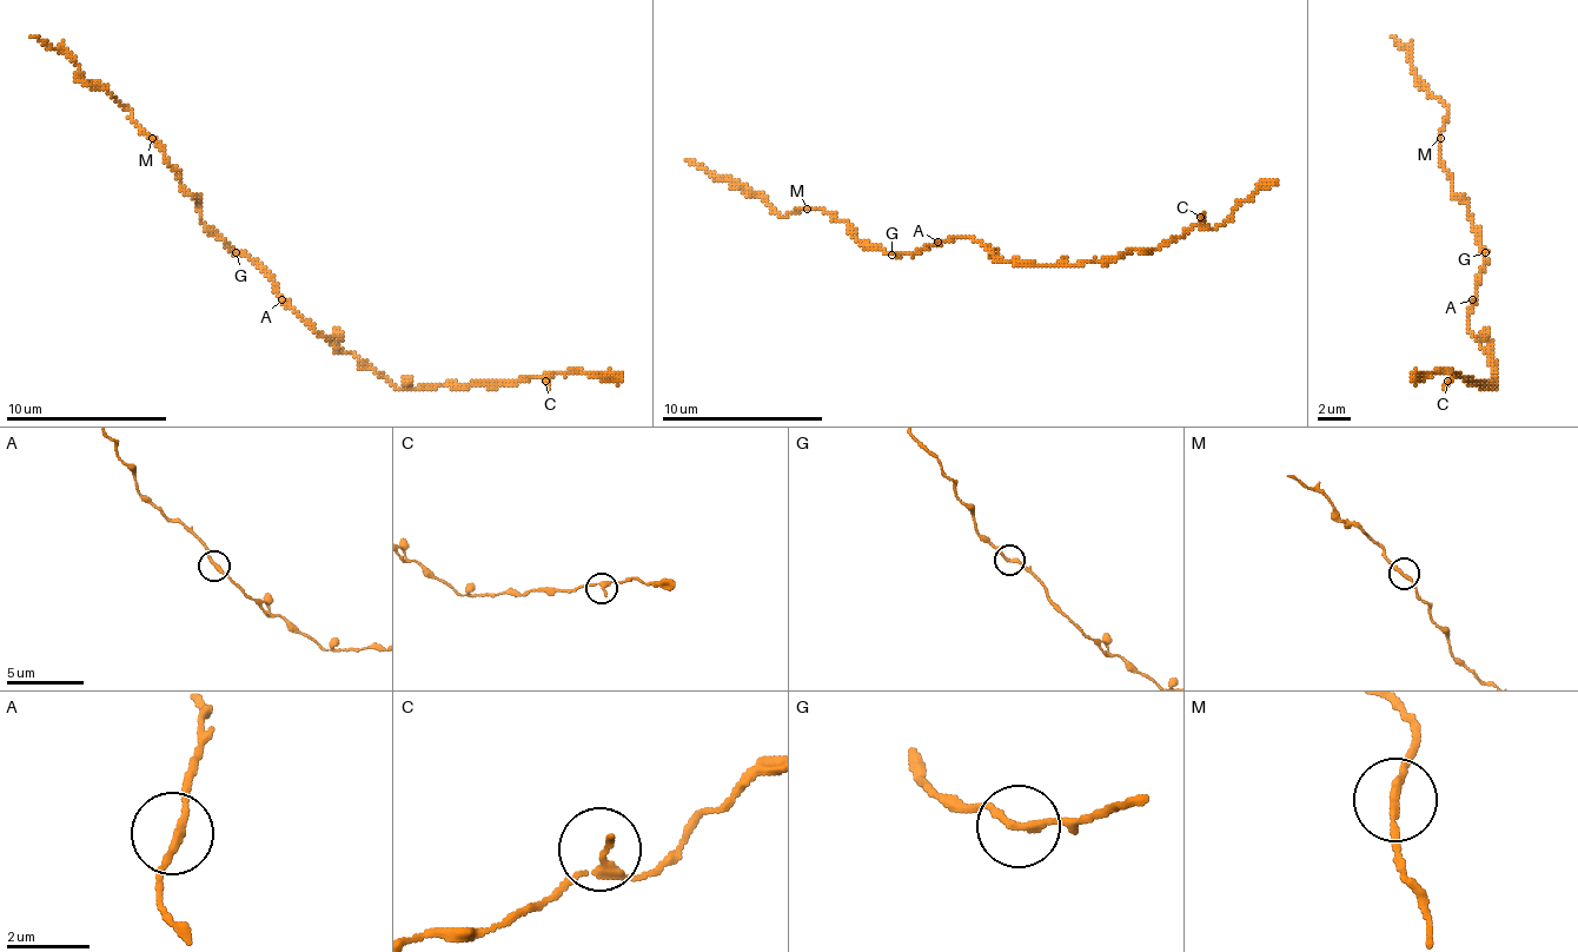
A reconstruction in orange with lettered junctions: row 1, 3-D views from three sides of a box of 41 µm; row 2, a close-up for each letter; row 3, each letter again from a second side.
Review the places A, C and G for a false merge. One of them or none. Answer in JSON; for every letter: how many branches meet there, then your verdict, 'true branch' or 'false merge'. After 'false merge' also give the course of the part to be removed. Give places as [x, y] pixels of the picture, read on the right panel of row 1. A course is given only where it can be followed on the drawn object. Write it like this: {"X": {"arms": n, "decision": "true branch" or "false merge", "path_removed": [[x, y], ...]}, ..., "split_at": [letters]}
{"A": {"arms": 2, "decision": "true branch"}, "C": {"arms": 2, "decision": "true branch"}, "G": {"arms": 2, "decision": "true branch"}, "split_at": []}

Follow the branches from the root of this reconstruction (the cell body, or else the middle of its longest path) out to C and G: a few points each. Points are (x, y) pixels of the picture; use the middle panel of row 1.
C: (941, 245), (969, 237), (1006, 262), (1082, 265), (1115, 262), (1132, 249), (1160, 249), (1184, 237), (1200, 217)
G: (941, 245), (925, 245), (913, 253), (893, 253)

